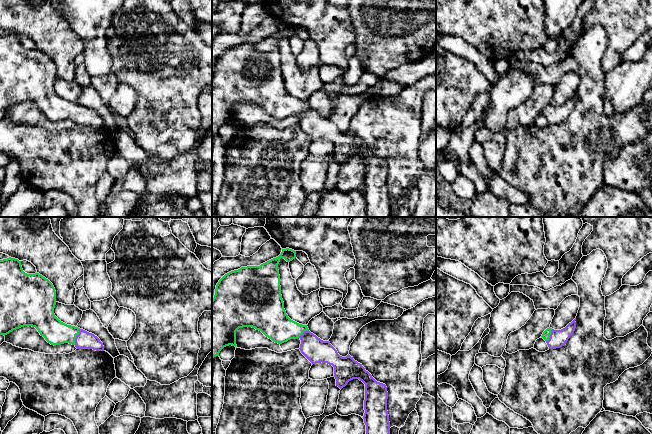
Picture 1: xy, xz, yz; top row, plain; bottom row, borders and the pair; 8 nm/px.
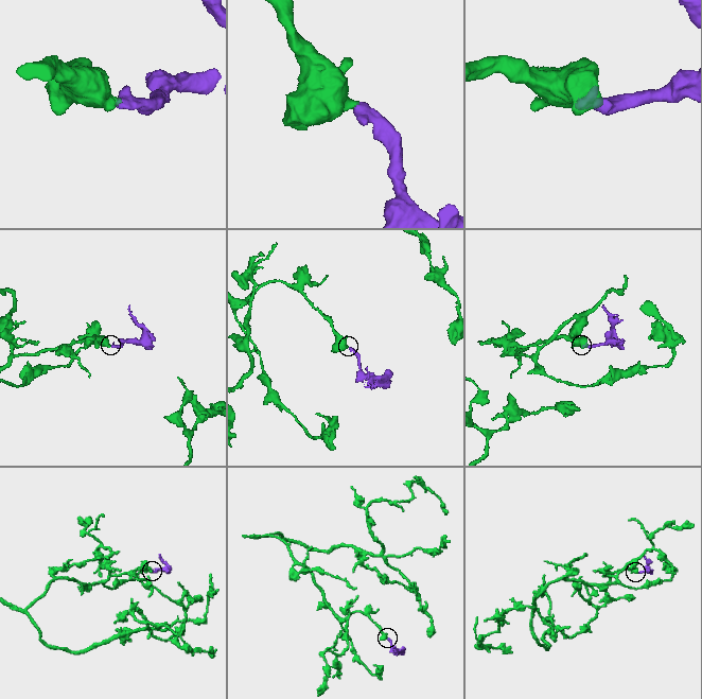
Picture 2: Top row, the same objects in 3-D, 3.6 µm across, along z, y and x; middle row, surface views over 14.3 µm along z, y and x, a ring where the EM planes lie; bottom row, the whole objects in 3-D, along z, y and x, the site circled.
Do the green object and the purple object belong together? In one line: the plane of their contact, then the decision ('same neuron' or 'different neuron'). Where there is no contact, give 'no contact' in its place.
xy | same neuron

